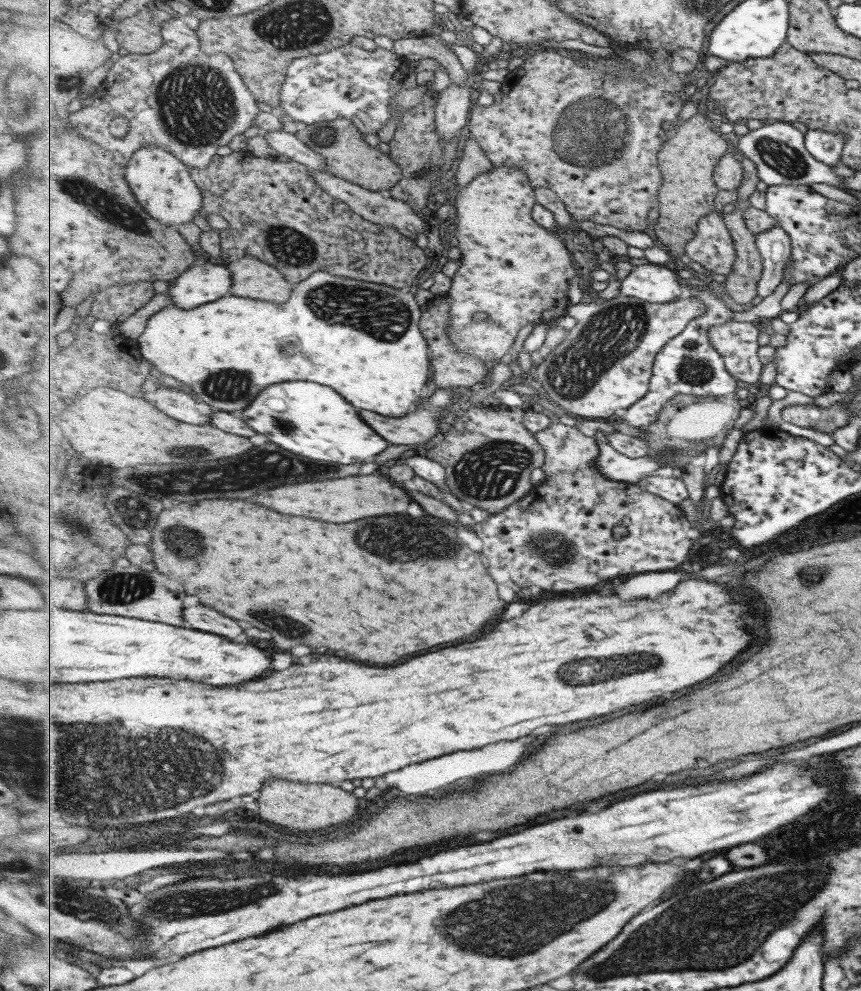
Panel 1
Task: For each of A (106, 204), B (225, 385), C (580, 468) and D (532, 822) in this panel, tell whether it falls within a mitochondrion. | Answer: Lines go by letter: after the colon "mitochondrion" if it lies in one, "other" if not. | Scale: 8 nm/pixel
A: mitochondrion
B: mitochondrion
C: other
D: other

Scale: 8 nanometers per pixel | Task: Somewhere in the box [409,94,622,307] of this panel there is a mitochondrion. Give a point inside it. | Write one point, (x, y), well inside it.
(420, 176)

